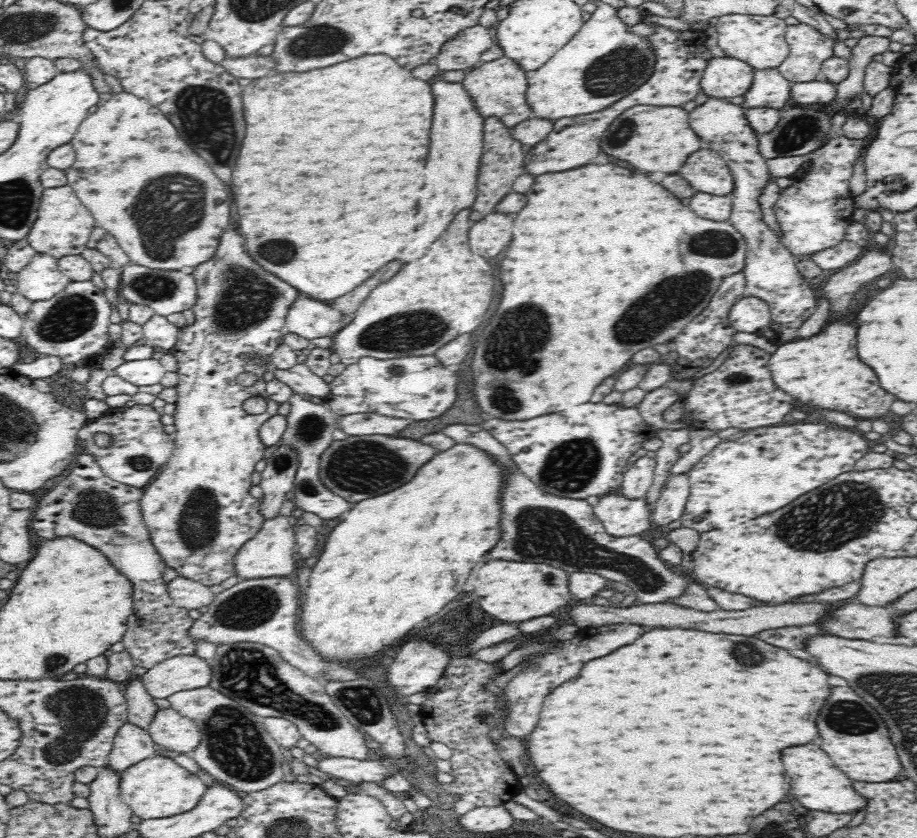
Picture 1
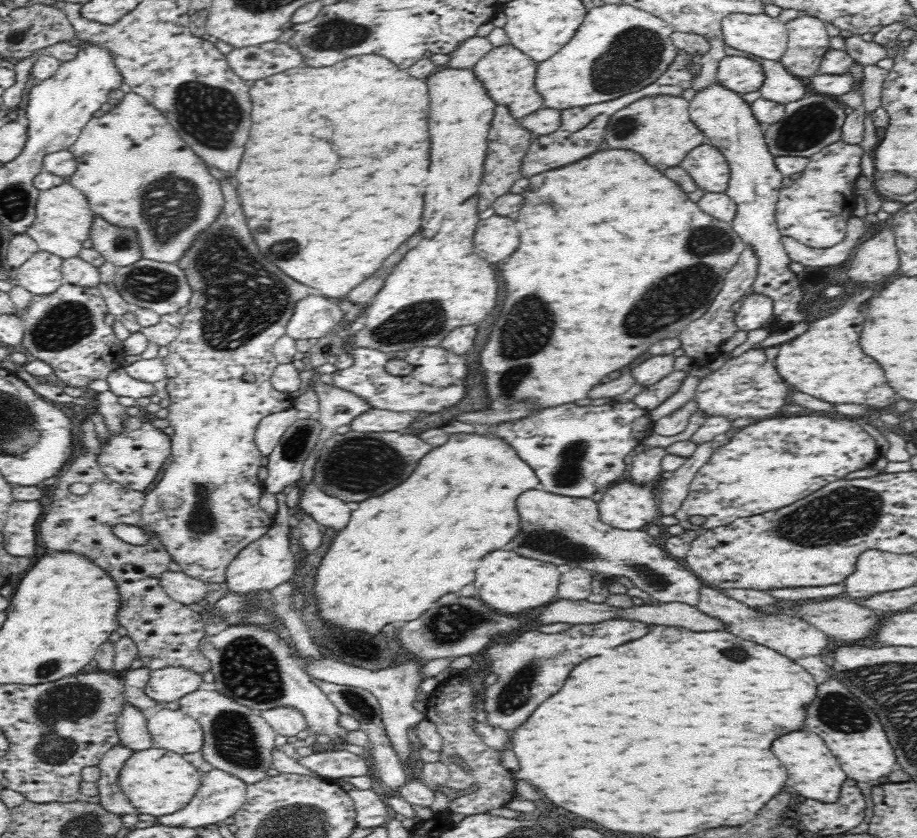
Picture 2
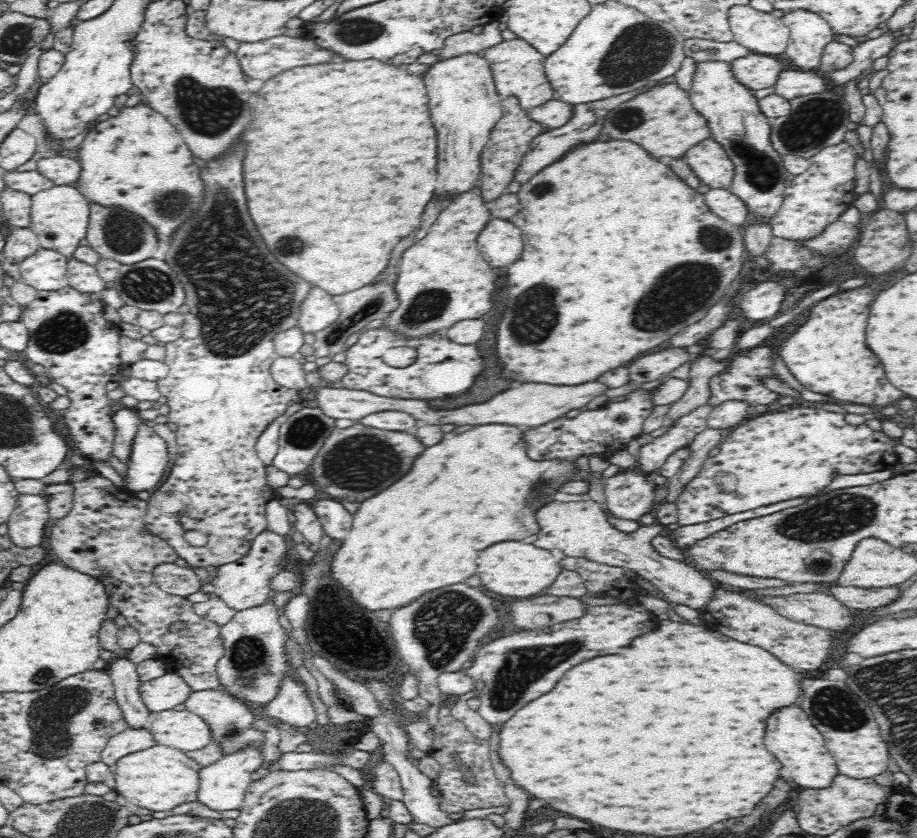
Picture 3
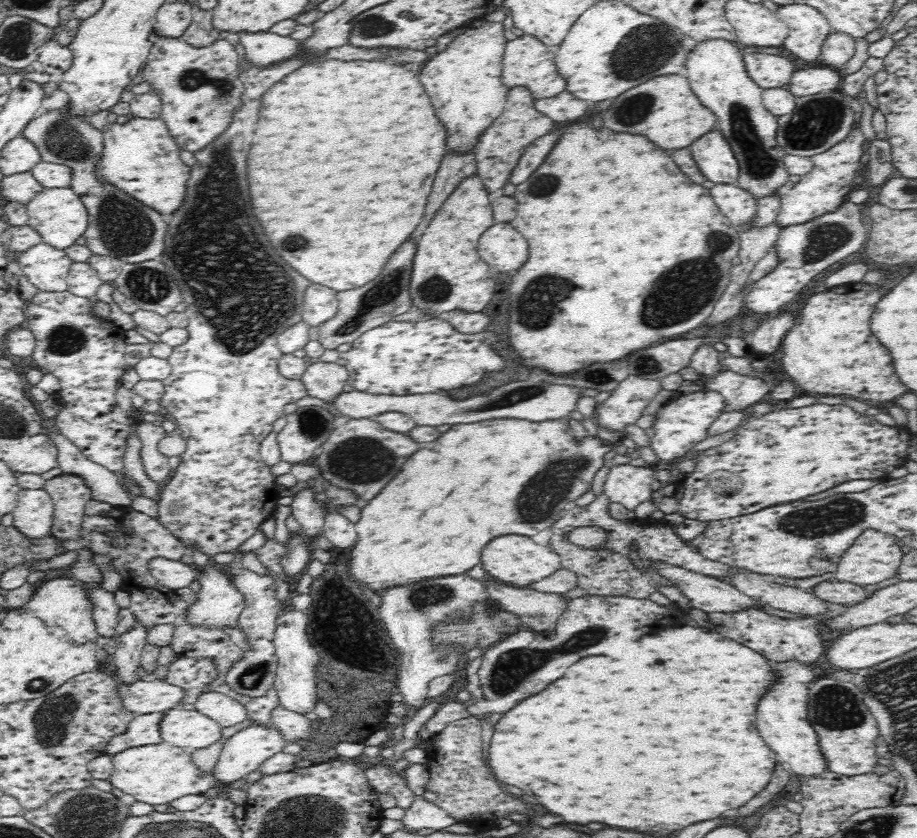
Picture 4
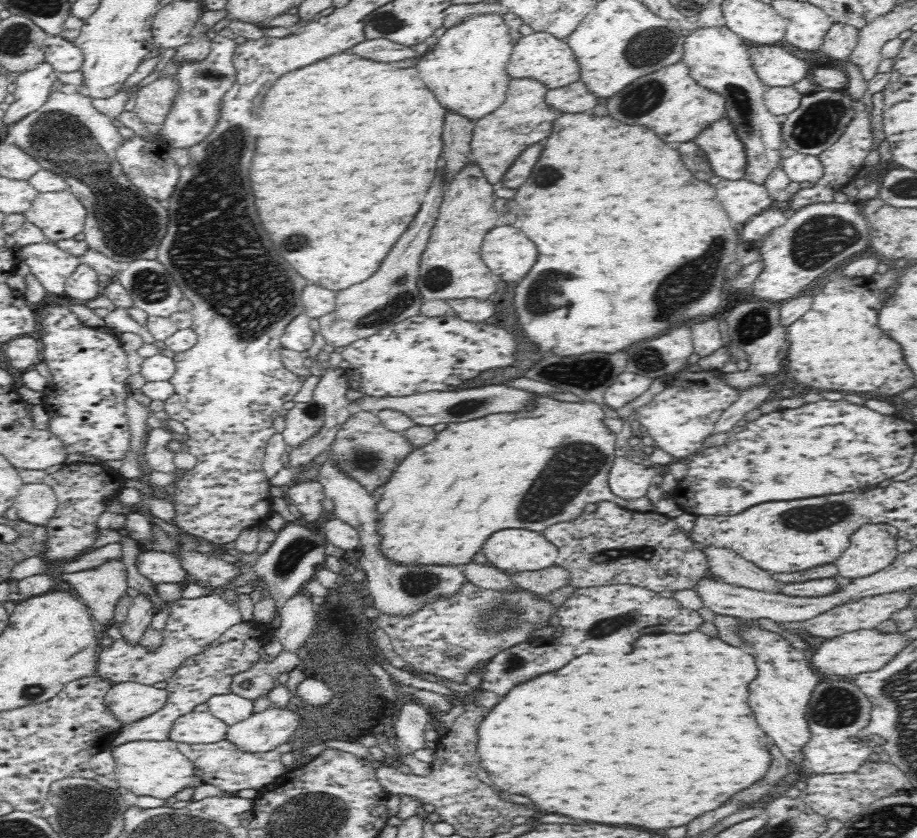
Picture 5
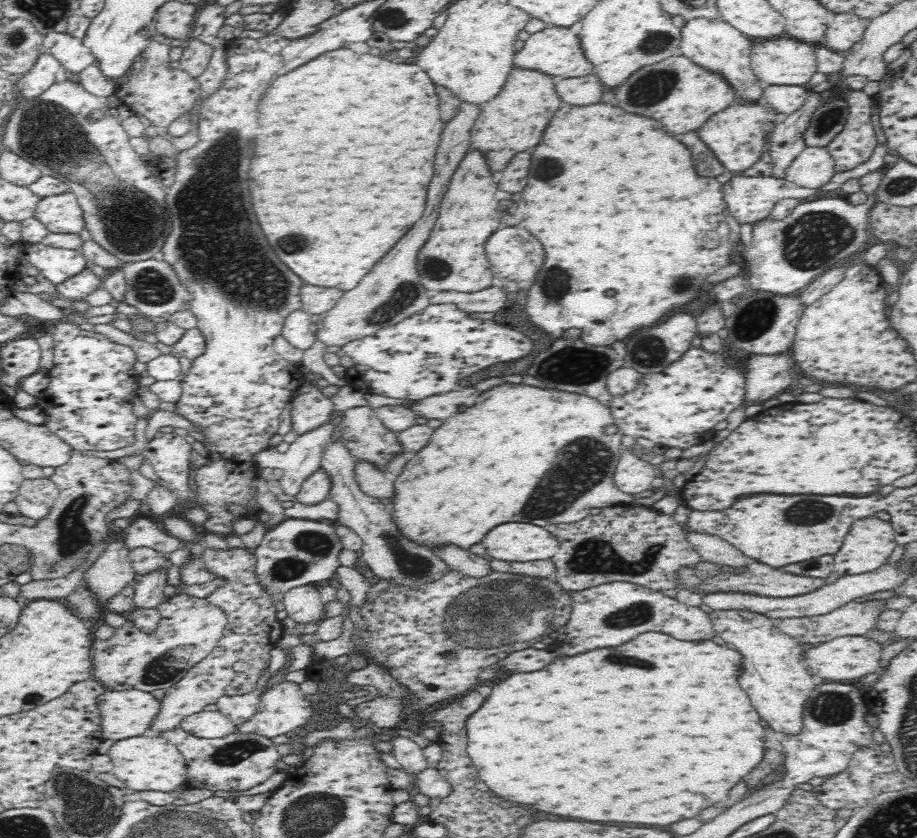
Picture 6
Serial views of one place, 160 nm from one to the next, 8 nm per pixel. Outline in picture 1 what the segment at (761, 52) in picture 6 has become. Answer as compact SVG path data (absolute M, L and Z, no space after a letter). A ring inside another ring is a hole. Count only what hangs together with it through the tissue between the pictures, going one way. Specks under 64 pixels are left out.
M712 57L701 80L701 89L709 97L734 98L749 91L754 80L755 68L739 58Z

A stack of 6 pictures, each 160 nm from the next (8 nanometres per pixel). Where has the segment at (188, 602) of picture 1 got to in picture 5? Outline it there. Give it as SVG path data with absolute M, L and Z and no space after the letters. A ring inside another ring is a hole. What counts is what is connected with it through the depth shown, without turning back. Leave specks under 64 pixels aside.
M141 550L135 566L140 574L152 582L188 582L188 574L180 565L176 553Z

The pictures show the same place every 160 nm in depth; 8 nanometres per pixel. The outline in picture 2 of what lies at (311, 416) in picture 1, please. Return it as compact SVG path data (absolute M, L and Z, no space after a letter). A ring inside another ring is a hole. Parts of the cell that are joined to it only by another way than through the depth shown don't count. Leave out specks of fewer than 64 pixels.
M313 482L301 491L297 509L302 509L319 525L340 532L350 520L347 503L318 489Z

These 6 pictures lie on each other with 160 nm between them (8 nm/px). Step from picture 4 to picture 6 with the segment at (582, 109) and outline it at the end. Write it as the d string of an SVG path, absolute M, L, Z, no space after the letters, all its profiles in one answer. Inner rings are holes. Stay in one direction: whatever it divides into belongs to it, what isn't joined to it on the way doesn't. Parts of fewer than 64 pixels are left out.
M596 76L582 78L555 78L556 92L568 104L592 104L598 102L604 94L602 84Z

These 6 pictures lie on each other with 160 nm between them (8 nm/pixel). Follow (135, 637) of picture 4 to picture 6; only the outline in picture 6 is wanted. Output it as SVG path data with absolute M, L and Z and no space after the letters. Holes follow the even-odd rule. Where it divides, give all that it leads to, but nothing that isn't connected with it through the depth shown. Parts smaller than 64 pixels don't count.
M162 566L158 570L137 577L134 582L135 608L157 608L166 599L164 590L168 586L169 566Z

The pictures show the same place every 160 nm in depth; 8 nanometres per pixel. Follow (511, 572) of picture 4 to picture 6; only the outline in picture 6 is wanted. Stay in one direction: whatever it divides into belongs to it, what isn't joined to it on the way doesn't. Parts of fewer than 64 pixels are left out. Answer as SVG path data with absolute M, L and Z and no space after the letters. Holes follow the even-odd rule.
M510 522L496 526L481 540L487 557L508 562L546 560L558 552L559 540L544 526Z

